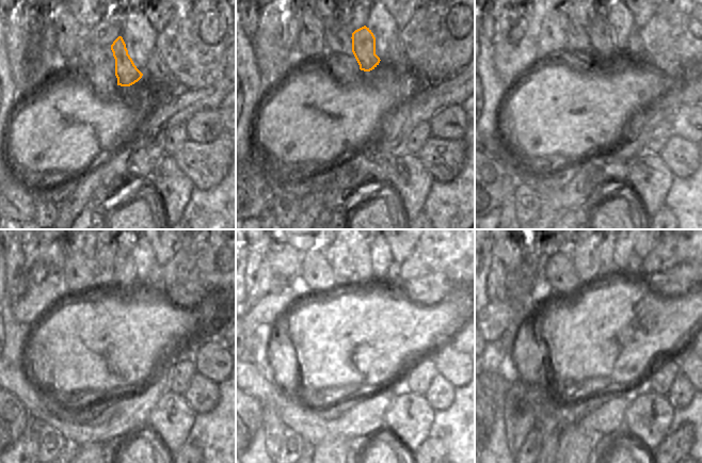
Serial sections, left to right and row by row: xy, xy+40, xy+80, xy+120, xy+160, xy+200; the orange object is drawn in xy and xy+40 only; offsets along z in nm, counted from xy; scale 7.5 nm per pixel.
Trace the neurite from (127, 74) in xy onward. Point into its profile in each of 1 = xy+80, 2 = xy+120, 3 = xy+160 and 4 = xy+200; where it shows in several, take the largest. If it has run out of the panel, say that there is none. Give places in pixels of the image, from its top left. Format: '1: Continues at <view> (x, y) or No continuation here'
1: Continues at xy+80 (601, 33)
2: Continues at xy+120 (124, 272)
3: Continues at xy+160 (362, 266)
4: Continues at xy+200 (604, 268)

